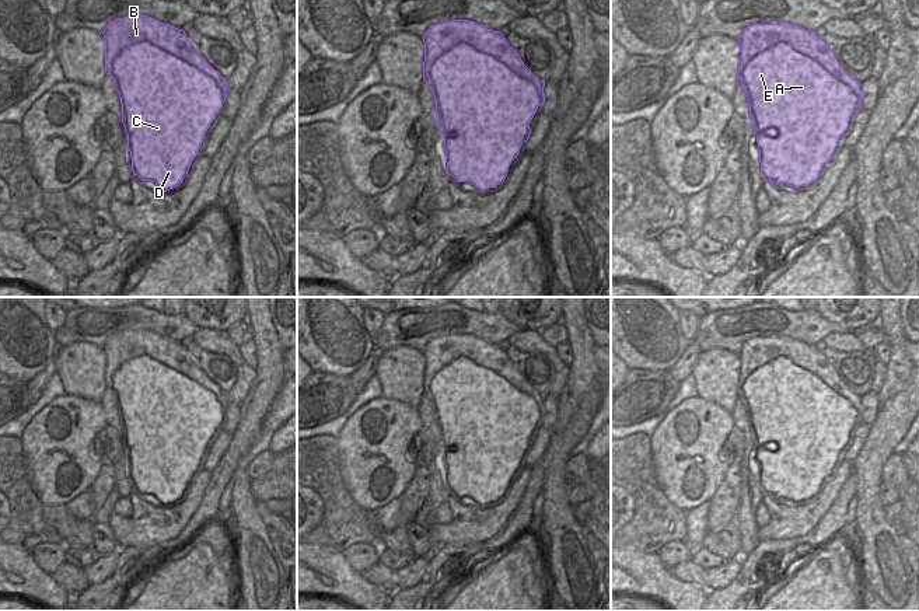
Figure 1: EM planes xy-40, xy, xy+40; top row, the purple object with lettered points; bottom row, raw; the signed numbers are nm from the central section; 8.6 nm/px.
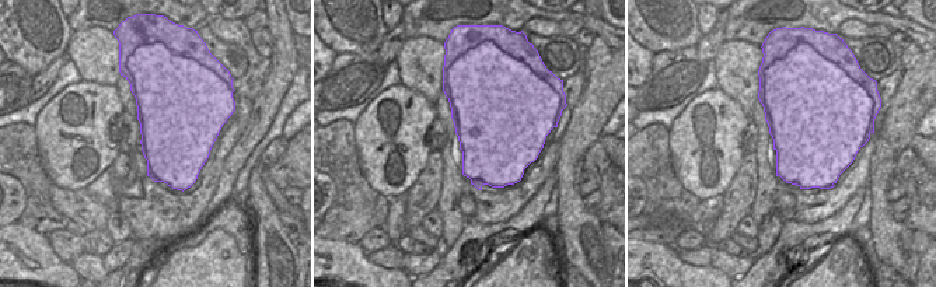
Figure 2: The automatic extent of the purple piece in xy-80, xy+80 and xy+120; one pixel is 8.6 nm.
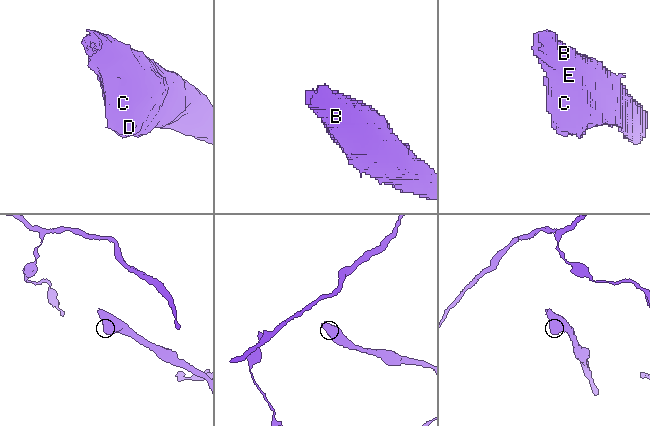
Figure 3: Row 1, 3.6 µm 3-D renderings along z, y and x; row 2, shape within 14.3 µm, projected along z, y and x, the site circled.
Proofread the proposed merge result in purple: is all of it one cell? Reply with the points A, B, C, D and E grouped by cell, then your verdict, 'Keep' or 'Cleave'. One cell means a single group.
Groups: A B C D E. Keep.

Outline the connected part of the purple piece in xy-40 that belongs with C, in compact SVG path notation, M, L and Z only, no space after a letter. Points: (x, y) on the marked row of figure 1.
M127 15L113 20L102 32L105 38L105 73L113 78L122 104L122 123L133 175L153 181L164 192L179 186L199 154L205 135L221 111L228 84L196 50L184 29L165 25L148 15Z

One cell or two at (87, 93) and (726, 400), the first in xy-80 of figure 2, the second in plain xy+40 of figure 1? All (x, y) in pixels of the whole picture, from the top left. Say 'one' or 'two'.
two

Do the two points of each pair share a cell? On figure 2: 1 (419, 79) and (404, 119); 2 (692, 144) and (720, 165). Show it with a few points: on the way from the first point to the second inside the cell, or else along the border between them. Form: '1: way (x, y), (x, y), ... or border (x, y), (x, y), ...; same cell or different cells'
1: border (401, 83), (419, 91), (433, 105); different cells
2: way (699, 151), (702, 157), (713, 158); same cell

